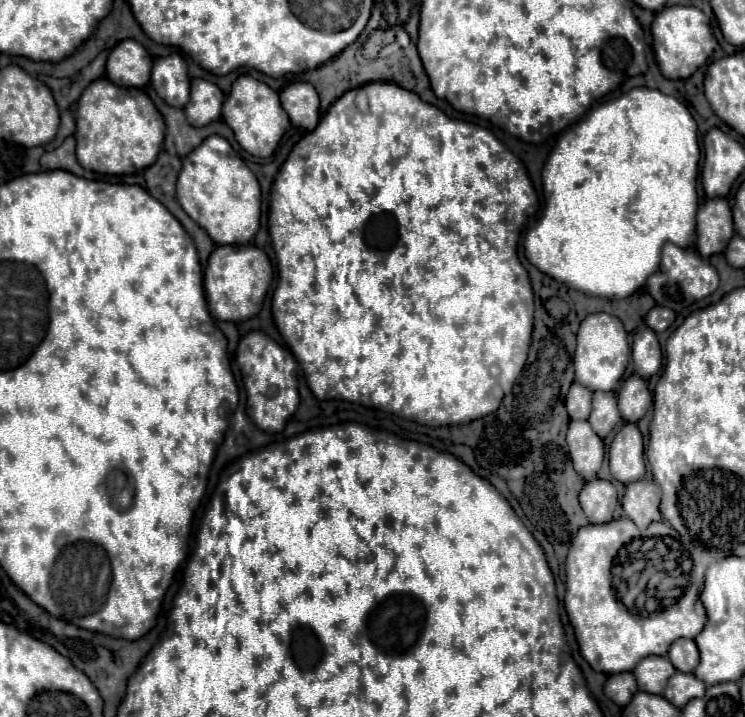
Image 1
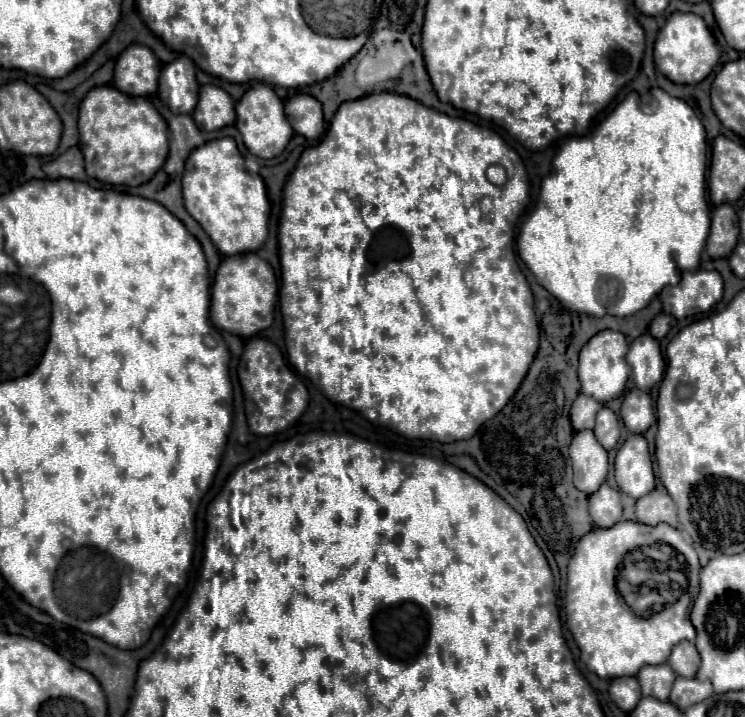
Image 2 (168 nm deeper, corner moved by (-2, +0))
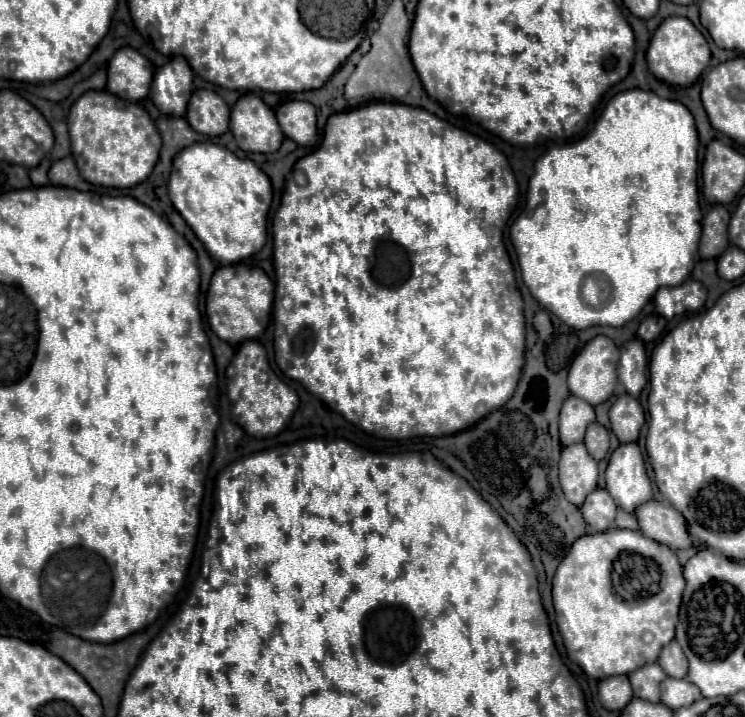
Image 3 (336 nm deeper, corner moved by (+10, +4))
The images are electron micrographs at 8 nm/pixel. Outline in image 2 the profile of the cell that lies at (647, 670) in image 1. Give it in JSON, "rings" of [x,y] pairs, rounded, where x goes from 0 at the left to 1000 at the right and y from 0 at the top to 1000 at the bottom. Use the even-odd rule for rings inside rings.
{"rings":[[[897,926],[886,929],[864,929],[856,937],[856,951],[862,960],[862,971],[881,971],[883,976],[897,976],[897,965],[902,962],[902,948],[907,948],[907,940]]]}

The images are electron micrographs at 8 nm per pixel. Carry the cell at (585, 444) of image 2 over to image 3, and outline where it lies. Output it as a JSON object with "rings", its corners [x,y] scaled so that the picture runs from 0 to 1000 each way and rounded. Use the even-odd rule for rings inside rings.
{"rings":[[[784,616],[754,625],[749,656],[757,692],[773,706],[779,706],[784,692],[789,692],[789,686],[803,675],[803,647],[789,633]]]}

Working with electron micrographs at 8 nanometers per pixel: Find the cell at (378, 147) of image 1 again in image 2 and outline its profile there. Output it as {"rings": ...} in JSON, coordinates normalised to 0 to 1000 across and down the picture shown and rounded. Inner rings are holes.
{"rings":[[[526,128],[462,142],[448,159],[435,195],[427,204],[408,209],[381,262],[381,290],[373,326],[379,371],[376,435],[384,457],[384,494],[392,513],[403,524],[413,527],[447,562],[472,569],[499,591],[518,594],[542,611],[588,616],[634,611],[652,586],[666,580],[666,575],[682,563],[722,491],[725,460],[717,441],[717,413],[690,354],[690,321],[706,282],[706,234],[698,218],[663,181],[623,165],[604,165],[601,159],[580,153],[548,134]],[[658,229],[679,234],[682,254],[677,259],[663,259],[652,251],[652,234]]]}

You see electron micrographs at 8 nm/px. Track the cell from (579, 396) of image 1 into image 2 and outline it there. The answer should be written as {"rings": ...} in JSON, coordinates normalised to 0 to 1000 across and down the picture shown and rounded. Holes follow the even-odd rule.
{"rings":[[[776,550],[776,555],[768,563],[768,572],[765,572],[768,597],[773,603],[776,600],[795,600],[803,572],[805,572],[805,561],[800,561],[795,552]]]}

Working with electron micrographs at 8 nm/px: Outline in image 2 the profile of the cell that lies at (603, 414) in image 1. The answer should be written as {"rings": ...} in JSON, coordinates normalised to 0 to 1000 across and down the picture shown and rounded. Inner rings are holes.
{"rings":[[[805,569],[803,580],[800,580],[800,597],[797,597],[800,614],[813,625],[821,628],[830,619],[832,611],[832,589],[827,583],[827,577],[816,569]]]}

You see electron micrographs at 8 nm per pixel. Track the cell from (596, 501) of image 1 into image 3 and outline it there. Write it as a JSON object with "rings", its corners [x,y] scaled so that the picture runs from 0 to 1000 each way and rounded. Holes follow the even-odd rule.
{"rings":[[[800,681],[797,686],[792,686],[784,697],[784,703],[779,706],[779,714],[787,725],[787,731],[797,739],[797,742],[811,742],[821,734],[824,720],[827,720],[827,703],[821,697],[821,692],[811,683],[811,681]]]}

